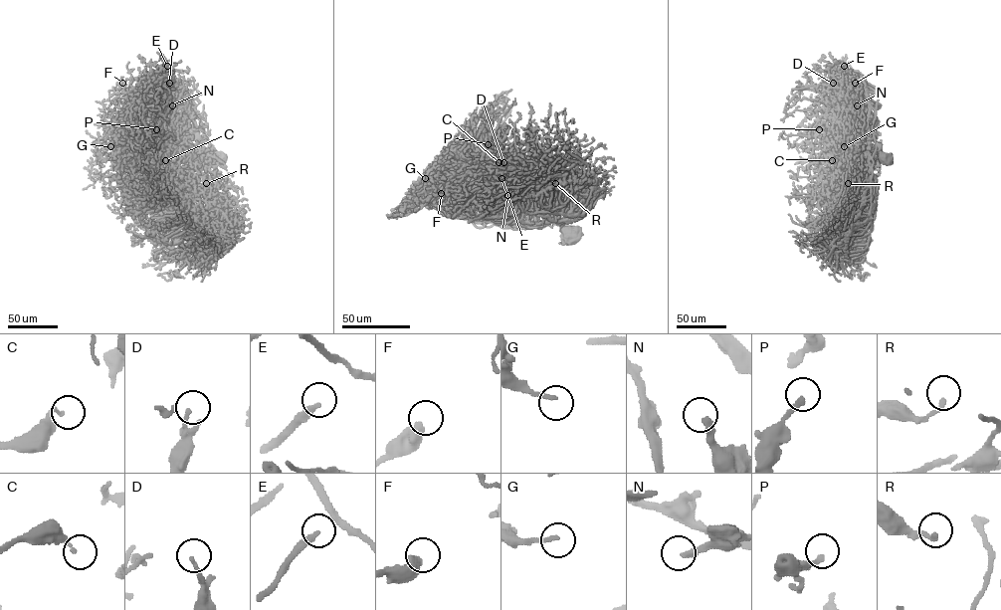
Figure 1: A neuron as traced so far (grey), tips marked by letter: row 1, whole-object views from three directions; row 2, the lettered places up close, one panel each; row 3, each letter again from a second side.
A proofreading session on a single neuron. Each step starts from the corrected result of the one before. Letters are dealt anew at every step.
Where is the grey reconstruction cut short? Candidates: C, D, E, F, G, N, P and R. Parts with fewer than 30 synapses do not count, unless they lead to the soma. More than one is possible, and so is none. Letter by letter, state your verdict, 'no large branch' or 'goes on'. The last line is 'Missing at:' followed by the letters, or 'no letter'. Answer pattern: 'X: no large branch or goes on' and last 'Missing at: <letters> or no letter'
C: no large branch
D: no large branch
E: goes on
F: no large branch
G: no large branch
N: goes on
P: no large branch
R: no large branch
Missing at: E, N

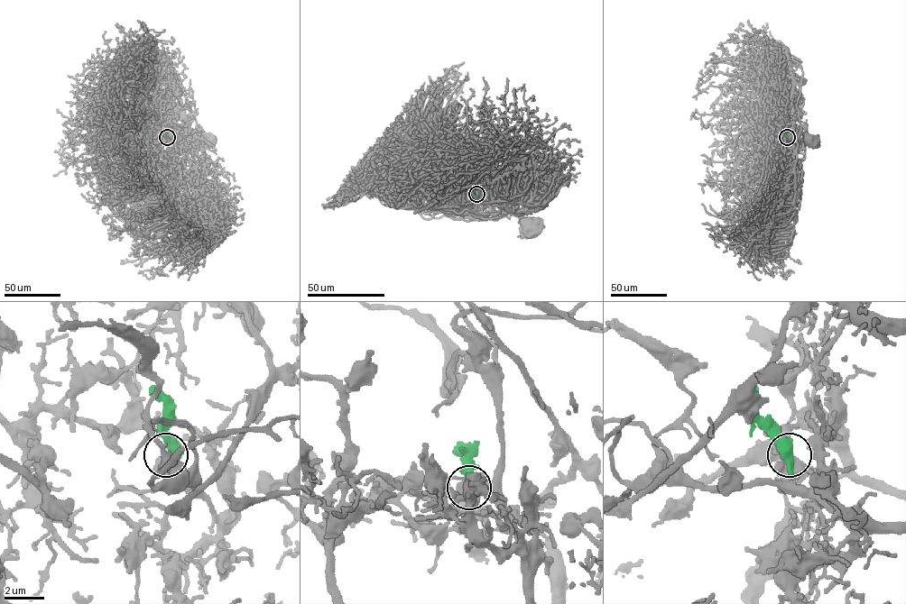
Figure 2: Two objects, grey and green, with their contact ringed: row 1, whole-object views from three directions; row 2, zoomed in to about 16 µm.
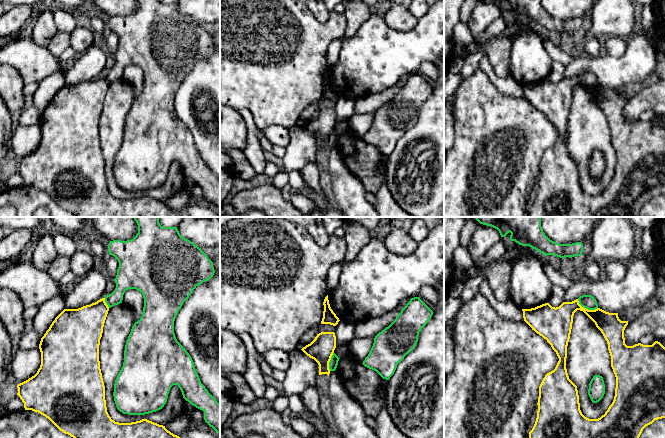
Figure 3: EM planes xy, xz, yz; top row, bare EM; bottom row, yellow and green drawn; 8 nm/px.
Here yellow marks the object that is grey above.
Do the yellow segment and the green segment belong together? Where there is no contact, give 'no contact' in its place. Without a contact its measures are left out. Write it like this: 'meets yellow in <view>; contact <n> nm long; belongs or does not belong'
meets yellow in yz; contact 180 nm long; does not belong

